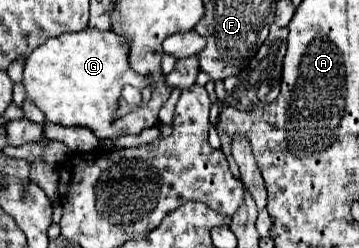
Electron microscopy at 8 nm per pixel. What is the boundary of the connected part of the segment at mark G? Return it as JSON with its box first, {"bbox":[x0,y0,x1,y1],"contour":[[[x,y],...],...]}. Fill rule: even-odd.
{"bbox":[21,28,171,140],"contour":[[[85,28],[81,32],[49,38],[27,56],[21,80],[27,100],[31,100],[49,122],[89,128],[99,140],[139,134],[141,130],[157,124],[157,112],[171,94],[171,88],[165,86],[165,78],[155,82],[149,104],[139,106],[121,118],[115,116],[121,88],[125,84],[141,88],[147,86],[147,82],[149,80],[139,78],[127,66],[127,46],[123,46],[123,40],[117,34],[111,34],[111,30],[103,32],[97,28]]]}

